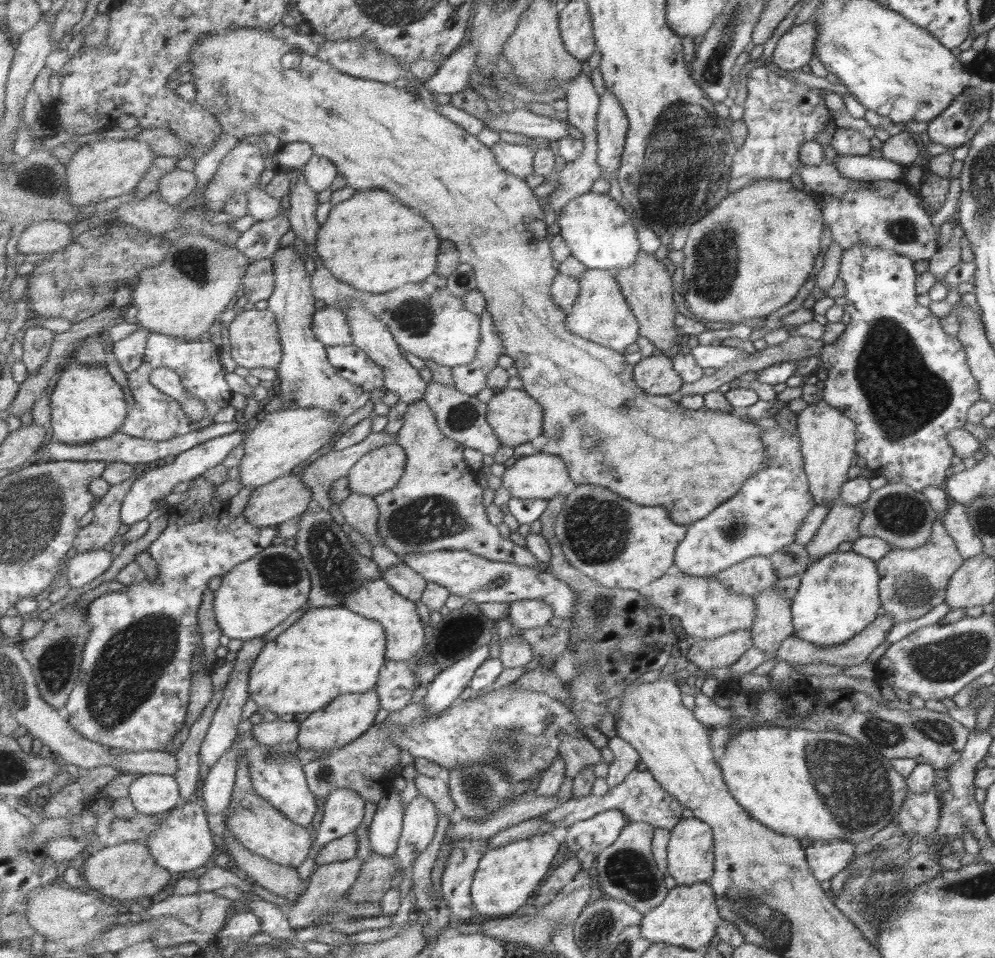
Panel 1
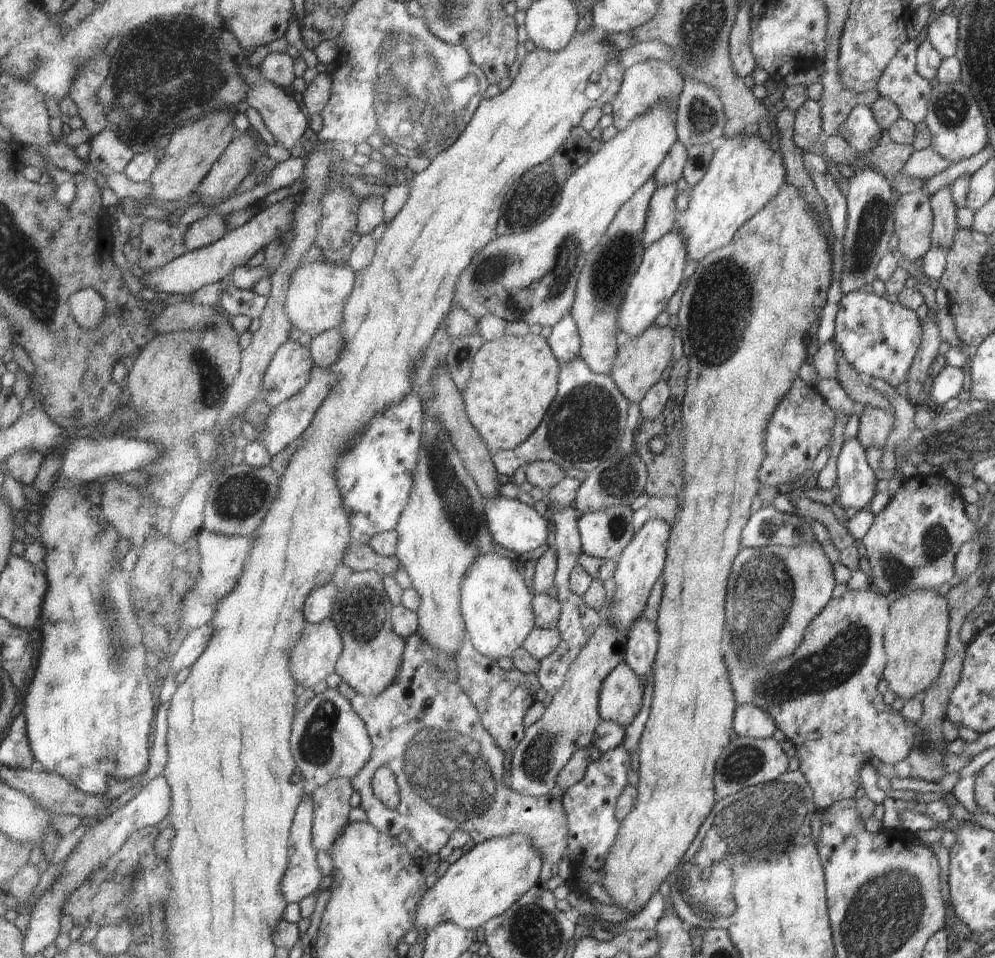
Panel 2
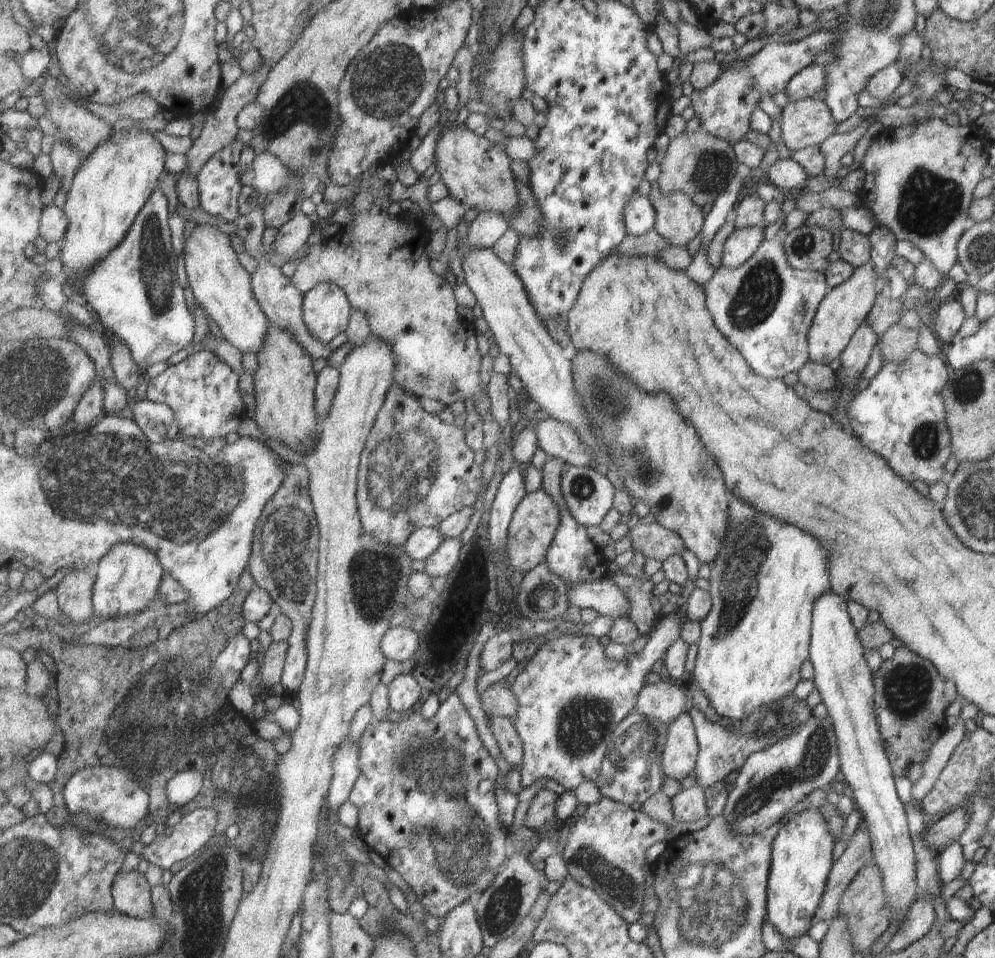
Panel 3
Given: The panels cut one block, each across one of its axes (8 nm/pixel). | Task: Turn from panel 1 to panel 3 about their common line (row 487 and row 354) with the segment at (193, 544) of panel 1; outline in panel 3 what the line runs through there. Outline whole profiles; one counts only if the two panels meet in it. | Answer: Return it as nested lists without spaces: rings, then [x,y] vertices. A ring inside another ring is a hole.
[[[198,351],[168,367],[157,377],[146,379],[145,396],[166,404],[175,413],[182,435],[217,440],[235,432],[245,418],[245,404],[239,390],[239,376],[212,351]]]

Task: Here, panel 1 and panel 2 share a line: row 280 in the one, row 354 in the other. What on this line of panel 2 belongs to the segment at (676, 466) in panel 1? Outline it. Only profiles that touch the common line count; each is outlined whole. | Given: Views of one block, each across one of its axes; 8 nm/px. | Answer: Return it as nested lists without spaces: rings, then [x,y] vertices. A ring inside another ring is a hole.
[[[531,333],[525,337],[506,335],[484,342],[473,362],[473,380],[462,395],[467,416],[492,452],[514,450],[539,429],[558,394],[559,370],[559,360],[543,336]]]

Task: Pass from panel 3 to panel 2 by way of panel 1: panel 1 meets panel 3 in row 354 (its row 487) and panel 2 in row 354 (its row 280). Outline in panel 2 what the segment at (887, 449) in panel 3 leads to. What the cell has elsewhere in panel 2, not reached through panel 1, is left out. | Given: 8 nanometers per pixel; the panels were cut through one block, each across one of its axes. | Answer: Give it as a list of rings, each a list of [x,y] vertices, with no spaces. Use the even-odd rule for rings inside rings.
[[[869,289],[847,292],[837,304],[832,342],[855,372],[896,388],[907,377],[921,342],[921,326],[913,311],[889,303]]]

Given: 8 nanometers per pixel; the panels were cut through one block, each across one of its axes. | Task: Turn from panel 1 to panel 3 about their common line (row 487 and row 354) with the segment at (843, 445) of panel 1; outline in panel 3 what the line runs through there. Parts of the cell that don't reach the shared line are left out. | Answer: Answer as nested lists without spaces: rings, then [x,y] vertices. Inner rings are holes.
[[[871,260],[861,264],[853,270],[853,274],[835,286],[829,289],[823,300],[816,308],[812,323],[807,333],[808,360],[817,362],[821,366],[827,367],[831,360],[837,360],[839,355],[845,350],[851,336],[859,328],[862,319],[865,319],[875,300],[874,283],[876,280],[875,268]]]

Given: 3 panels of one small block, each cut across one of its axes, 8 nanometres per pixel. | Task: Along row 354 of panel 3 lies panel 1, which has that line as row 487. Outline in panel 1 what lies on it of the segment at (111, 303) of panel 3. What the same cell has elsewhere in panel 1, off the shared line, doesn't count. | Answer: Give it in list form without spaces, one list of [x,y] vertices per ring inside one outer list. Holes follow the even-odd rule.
[[[243,428],[236,430],[234,433],[225,434],[225,436],[218,436],[212,438],[207,442],[194,446],[191,450],[182,452],[170,464],[165,464],[161,467],[153,469],[145,469],[141,476],[133,483],[132,489],[127,493],[126,499],[122,504],[122,521],[124,524],[130,525],[145,520],[149,516],[151,510],[157,508],[157,502],[165,498],[167,494],[171,494],[173,484],[179,482],[191,482],[198,476],[204,475],[210,468],[215,468],[237,448],[239,445],[244,444],[244,439],[247,437],[247,429]]]

